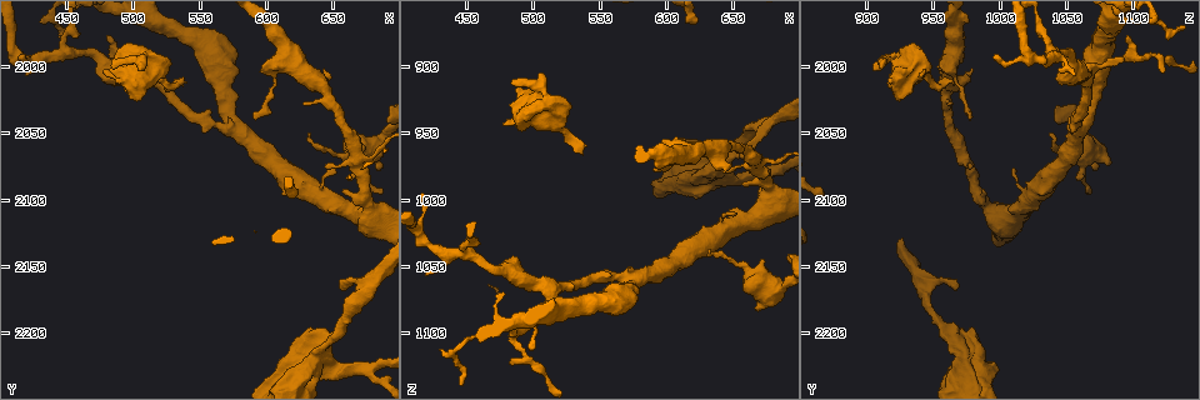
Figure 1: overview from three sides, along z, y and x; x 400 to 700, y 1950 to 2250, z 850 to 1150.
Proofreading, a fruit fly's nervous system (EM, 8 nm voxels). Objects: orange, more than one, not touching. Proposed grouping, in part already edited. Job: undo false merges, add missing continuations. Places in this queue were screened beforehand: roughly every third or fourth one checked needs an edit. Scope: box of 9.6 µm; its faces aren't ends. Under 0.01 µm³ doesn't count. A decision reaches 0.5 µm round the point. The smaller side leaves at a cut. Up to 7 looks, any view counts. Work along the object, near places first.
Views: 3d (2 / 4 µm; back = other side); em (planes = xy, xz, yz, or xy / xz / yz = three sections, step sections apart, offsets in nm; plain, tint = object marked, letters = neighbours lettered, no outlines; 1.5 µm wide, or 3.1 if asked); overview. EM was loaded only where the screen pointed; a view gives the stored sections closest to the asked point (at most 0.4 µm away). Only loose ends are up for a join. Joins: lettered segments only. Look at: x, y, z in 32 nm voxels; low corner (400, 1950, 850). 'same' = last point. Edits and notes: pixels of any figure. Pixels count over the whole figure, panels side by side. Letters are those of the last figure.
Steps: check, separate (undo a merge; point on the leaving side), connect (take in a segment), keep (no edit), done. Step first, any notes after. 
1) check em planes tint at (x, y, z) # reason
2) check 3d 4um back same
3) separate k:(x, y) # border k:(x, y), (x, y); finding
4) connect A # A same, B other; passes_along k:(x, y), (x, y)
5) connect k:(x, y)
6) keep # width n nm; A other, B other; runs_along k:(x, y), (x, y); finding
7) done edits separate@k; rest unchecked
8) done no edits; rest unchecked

check em planes letters at (656, 2166, 970) # free end

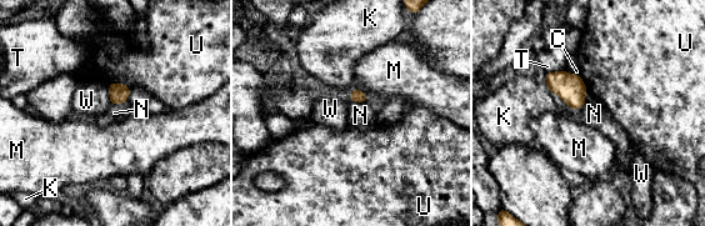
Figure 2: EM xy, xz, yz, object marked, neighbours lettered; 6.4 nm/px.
keep # C other, K other, M other, N other, T other, U other, W other; border 2:(348, 95), (354, 101), (366, 101); no lettered segment goes on from it

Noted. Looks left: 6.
check 3d 2um at (634, 2050, 1038) # free end

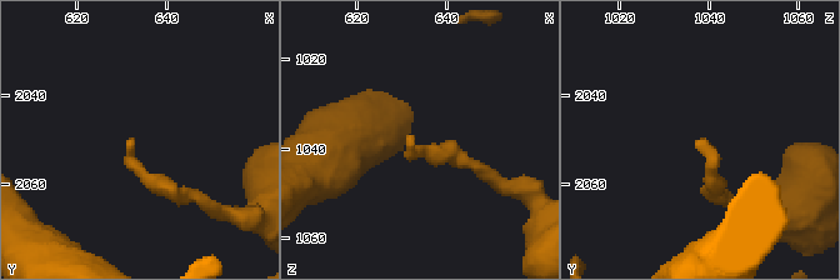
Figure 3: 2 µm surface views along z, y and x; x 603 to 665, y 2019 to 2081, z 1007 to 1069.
check em planes tint at (632, 2050, 1039) # need the tissue

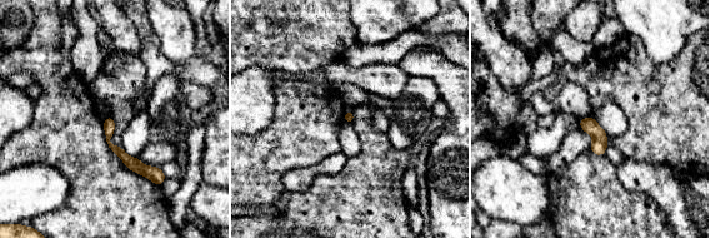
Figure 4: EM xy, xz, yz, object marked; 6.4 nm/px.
check em planes letters same

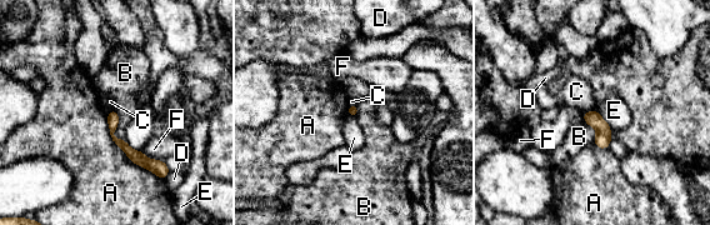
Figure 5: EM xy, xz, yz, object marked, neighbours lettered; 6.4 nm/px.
keep # A other, B other, C other, D other, E other, F other; runs_along 5:(113, 114), (113, 136), (161, 170); no lettered segment goes on from it

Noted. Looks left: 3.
check 3d 4um at (626, 2026, 962) # free end

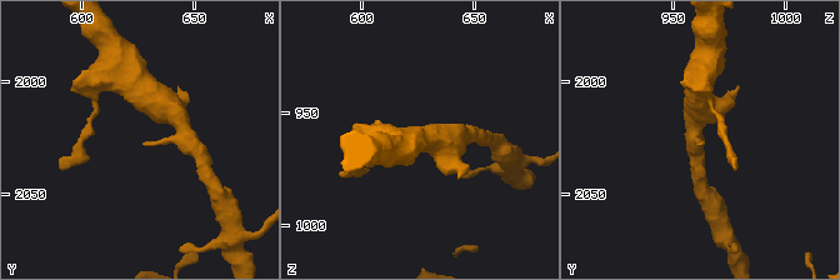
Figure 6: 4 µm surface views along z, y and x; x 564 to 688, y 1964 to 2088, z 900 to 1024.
check em planes letters at (628, 2027, 962)

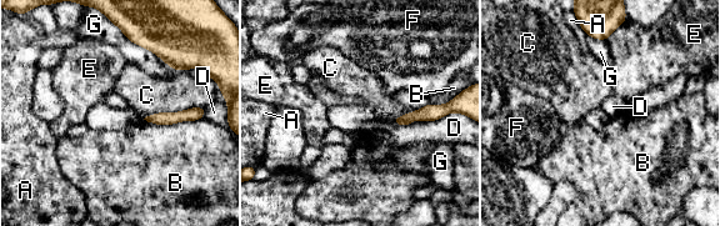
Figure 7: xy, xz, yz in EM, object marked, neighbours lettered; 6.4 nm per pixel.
keep # A other, B other, C other, D other, E other, F other, G other; border 7:(204, 106), (154, 112), (144, 119); no lettered segment goes on from it

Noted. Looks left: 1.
done no edits; rest unchecked

